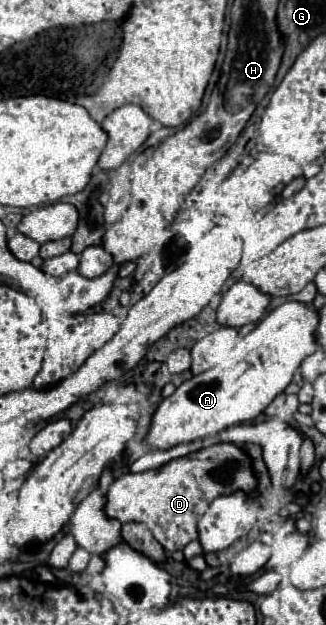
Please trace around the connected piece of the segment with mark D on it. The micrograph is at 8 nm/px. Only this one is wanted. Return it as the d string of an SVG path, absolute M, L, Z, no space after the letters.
M218 443L190 453L190 457L174 459L156 471L126 473L116 477L108 489L104 513L108 519L118 519L120 523L136 521L146 525L154 533L156 541L168 553L174 553L198 537L196 523L200 519L200 507L208 509L212 499L238 489L252 495L254 487L256 481L250 457L232 443Z

